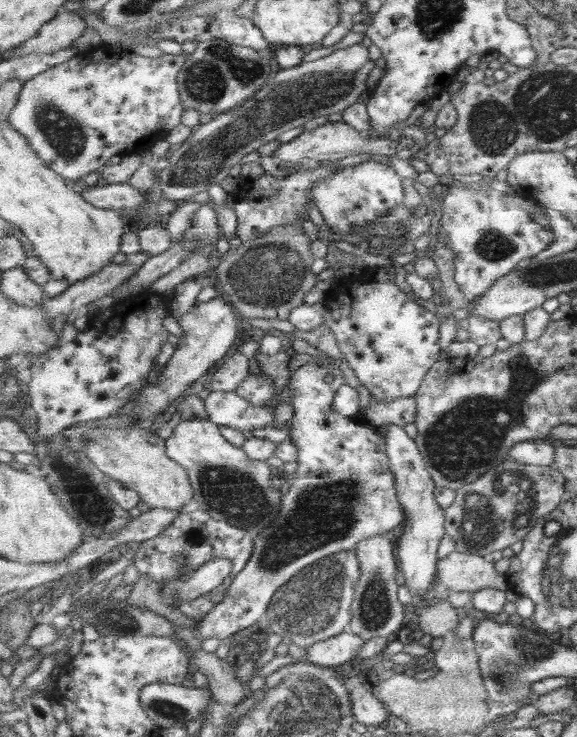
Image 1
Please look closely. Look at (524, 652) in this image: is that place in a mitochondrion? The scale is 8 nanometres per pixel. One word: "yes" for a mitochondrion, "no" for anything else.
yes

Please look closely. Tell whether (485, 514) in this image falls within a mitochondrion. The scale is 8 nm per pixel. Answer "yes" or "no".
yes

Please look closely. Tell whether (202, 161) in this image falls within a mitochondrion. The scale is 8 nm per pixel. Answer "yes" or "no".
yes

